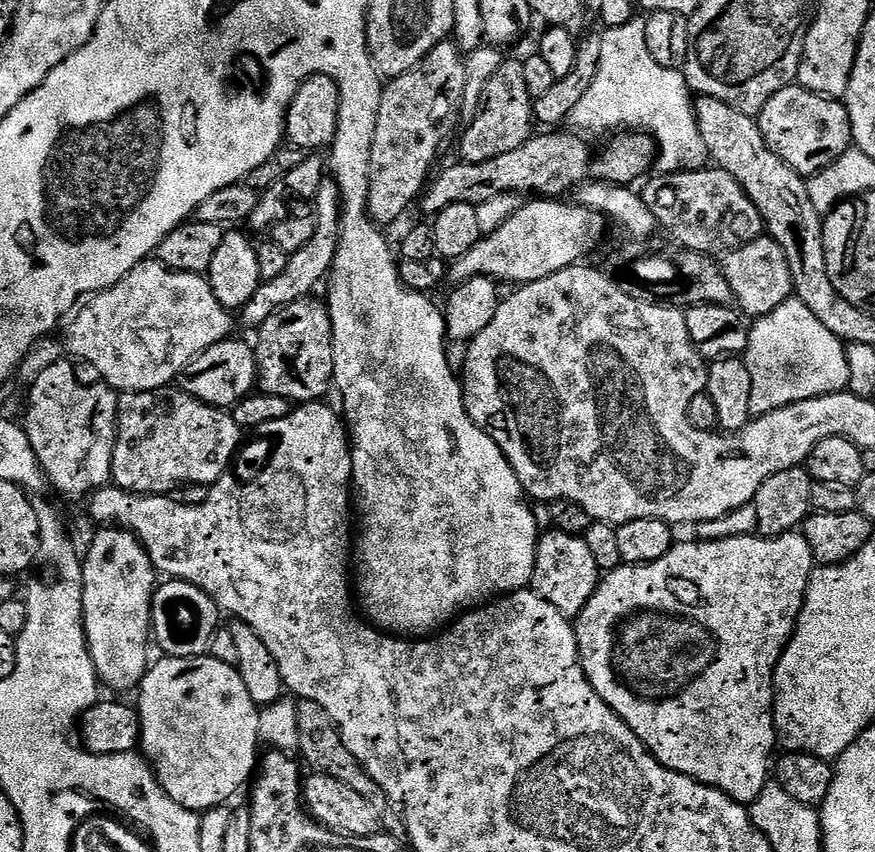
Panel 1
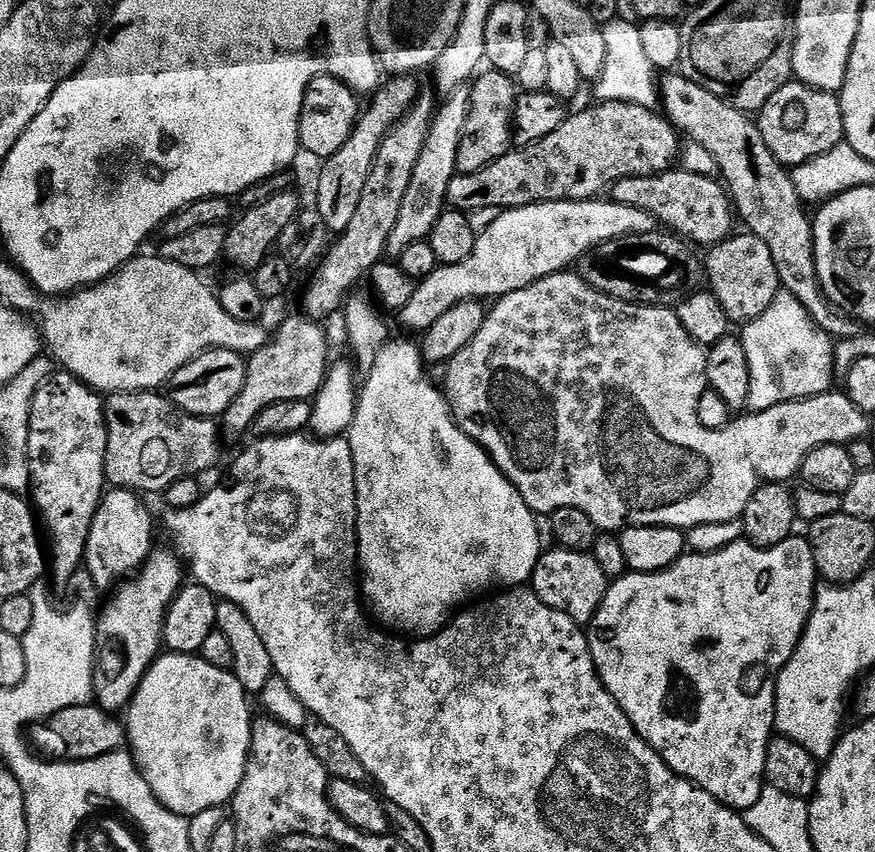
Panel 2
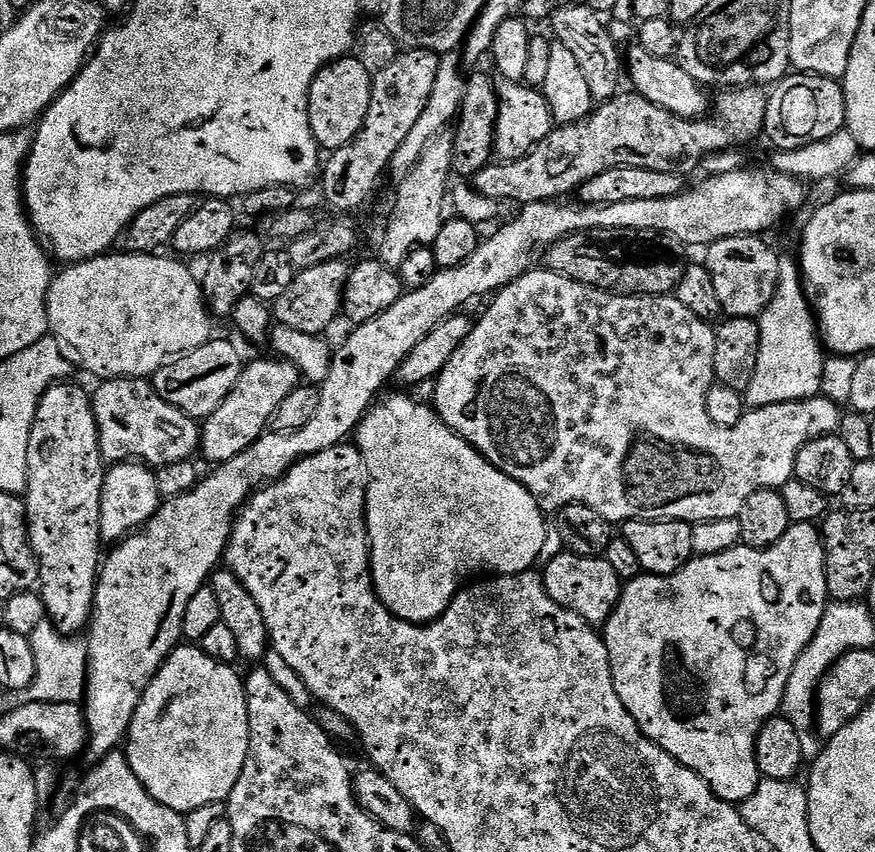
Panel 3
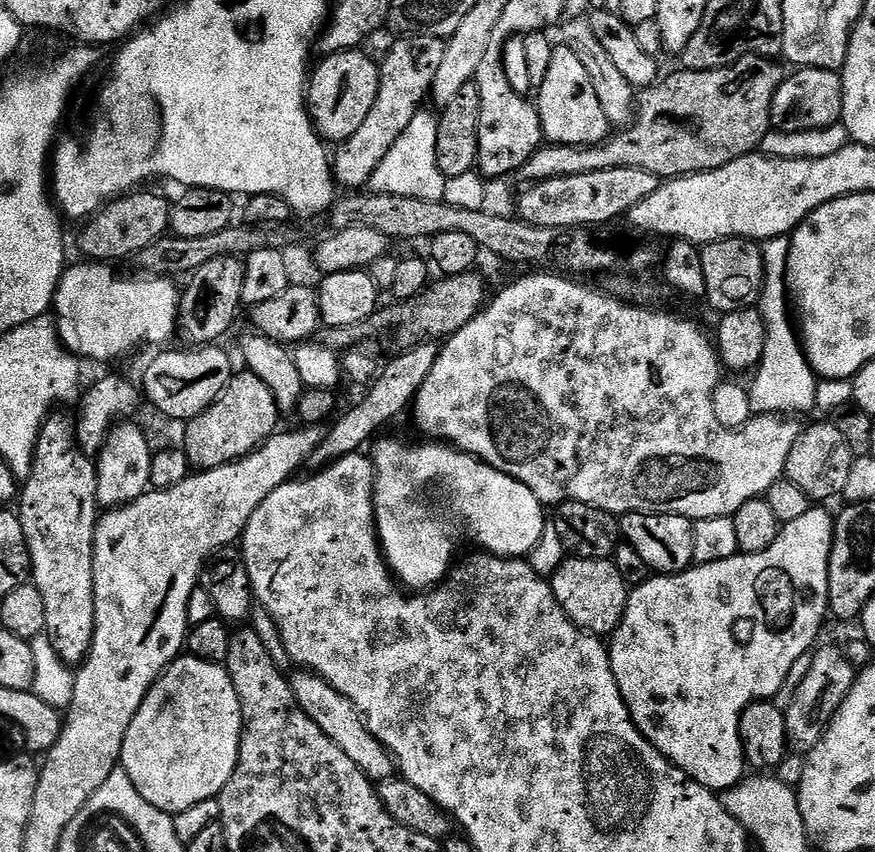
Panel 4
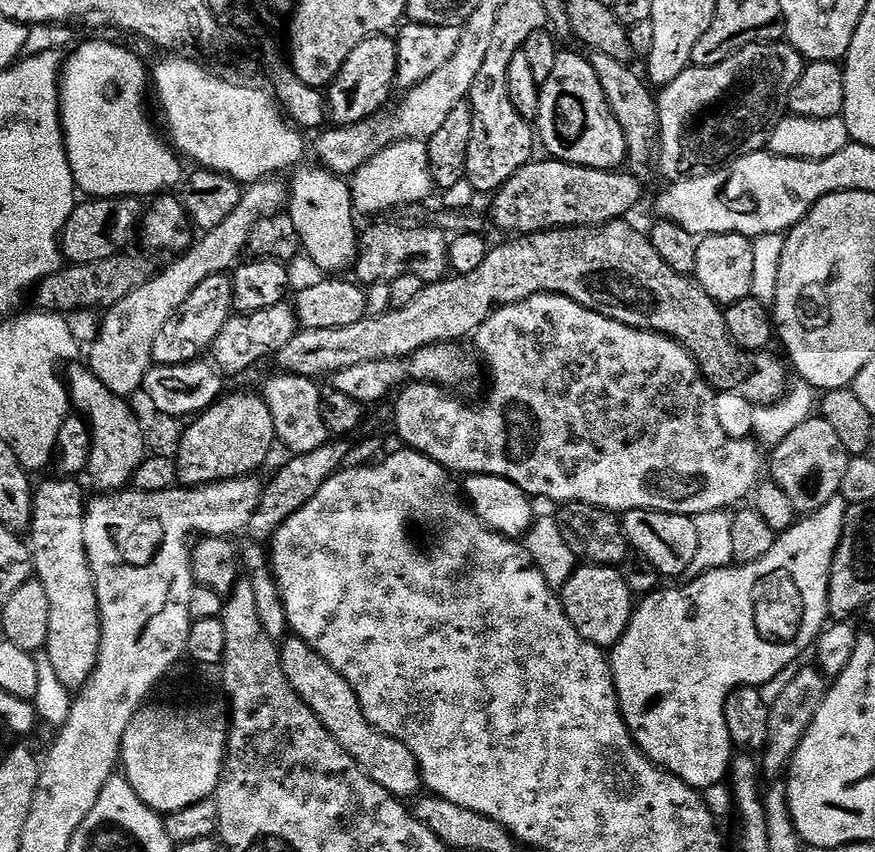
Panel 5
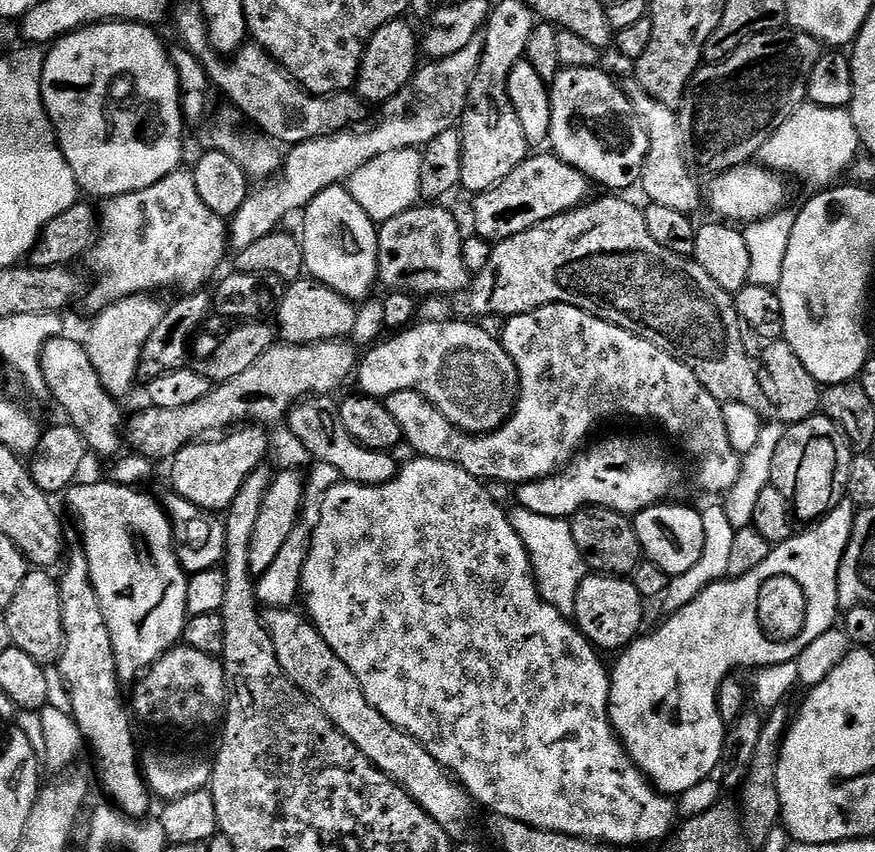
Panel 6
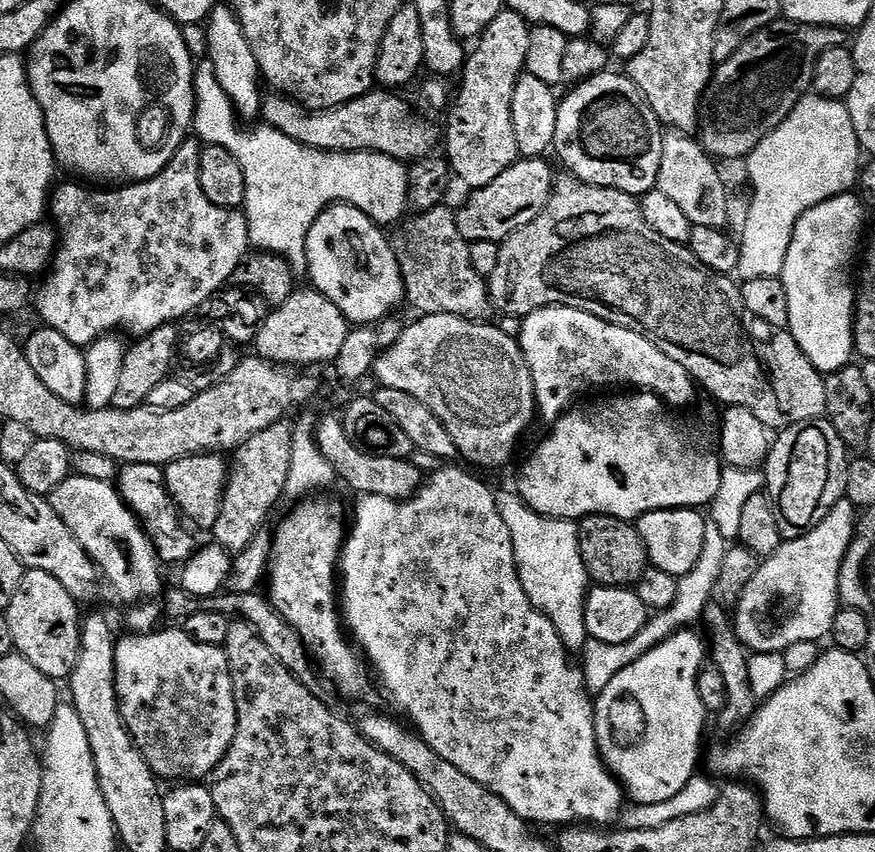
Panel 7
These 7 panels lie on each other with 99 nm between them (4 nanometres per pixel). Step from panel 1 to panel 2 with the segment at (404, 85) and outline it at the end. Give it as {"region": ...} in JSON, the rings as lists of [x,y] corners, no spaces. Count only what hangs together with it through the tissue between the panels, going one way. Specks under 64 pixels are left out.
{"region":[[[421,91],[412,108],[382,138],[382,146],[378,146],[378,152],[366,178],[366,186],[362,186],[362,200],[358,202],[358,211],[354,213],[350,226],[346,226],[346,230],[331,241],[330,247],[315,265],[316,273],[304,292],[302,308],[303,315],[311,320],[324,322],[327,321],[327,316],[332,316],[335,312],[337,315],[355,289],[352,287],[363,276],[365,279],[375,264],[385,259],[388,239],[398,219],[402,198],[406,195],[410,176],[414,166],[418,164],[418,154],[422,154],[426,134],[432,125],[433,116],[436,115],[438,100],[435,100],[437,97],[431,91],[429,92]]]}

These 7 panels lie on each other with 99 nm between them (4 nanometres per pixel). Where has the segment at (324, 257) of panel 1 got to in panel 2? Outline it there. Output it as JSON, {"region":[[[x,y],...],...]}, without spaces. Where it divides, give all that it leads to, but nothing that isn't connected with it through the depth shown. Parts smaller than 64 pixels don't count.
{"region":[[[411,75],[393,76],[385,79],[375,92],[371,93],[368,106],[363,109],[357,119],[356,129],[350,134],[346,146],[338,150],[329,160],[323,161],[320,177],[316,180],[315,211],[320,213],[322,222],[328,227],[329,233],[339,234],[350,226],[354,213],[358,211],[358,202],[362,200],[362,186],[366,186],[366,178],[370,166],[382,146],[382,138],[412,108],[418,95],[418,87]]]}

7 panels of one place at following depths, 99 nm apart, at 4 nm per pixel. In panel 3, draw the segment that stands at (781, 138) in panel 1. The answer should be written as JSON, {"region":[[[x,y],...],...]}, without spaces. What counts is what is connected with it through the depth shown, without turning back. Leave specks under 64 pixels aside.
{"region":[[[789,74],[771,89],[766,106],[766,122],[763,135],[773,145],[773,149],[785,152],[822,142],[830,134],[845,131],[846,98],[844,85],[839,79],[830,76],[811,74]]]}

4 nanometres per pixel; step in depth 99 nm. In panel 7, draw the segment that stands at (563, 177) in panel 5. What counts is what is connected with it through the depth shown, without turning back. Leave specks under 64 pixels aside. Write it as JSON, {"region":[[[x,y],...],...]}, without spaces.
{"region":[[[521,158],[510,166],[490,186],[475,189],[472,196],[464,204],[464,209],[456,212],[458,230],[464,239],[494,240],[503,242],[507,236],[514,234],[522,226],[534,222],[542,210],[546,210],[546,202],[552,197],[554,171],[544,158]]]}

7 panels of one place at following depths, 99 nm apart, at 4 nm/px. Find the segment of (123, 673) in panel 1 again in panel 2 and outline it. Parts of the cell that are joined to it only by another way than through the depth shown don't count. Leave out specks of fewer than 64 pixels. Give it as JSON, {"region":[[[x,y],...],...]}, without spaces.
{"region":[[[112,488],[105,491],[100,508],[94,514],[90,534],[84,551],[83,567],[88,576],[100,588],[112,590],[125,578],[140,571],[148,555],[154,550],[152,544],[152,516],[141,497],[131,488]]]}

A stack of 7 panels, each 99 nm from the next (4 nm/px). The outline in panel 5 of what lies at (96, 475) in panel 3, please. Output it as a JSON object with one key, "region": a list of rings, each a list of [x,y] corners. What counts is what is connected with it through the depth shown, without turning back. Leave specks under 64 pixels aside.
{"region":[[[55,478],[35,489],[32,498],[30,547],[35,579],[46,586],[50,598],[50,634],[46,659],[54,666],[58,682],[76,694],[87,688],[88,680],[99,666],[102,646],[100,603],[90,558],[86,550],[86,499],[76,478]]]}

